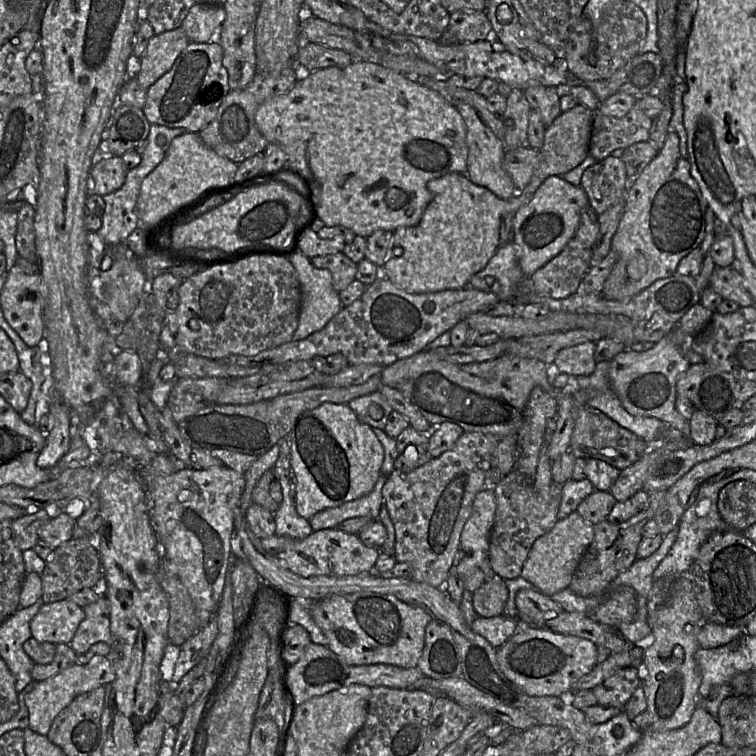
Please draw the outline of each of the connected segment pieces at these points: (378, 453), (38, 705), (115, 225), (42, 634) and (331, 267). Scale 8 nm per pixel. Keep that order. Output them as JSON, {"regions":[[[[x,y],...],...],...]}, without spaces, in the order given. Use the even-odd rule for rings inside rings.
{"regions":[[[[323,403],[307,410],[295,420],[288,435],[291,457],[290,465],[295,474],[295,509],[305,520],[327,508],[339,507],[367,495],[374,488],[384,459],[384,449],[372,428],[359,421],[348,404]]],[[[95,656],[89,663],[75,663],[57,675],[37,682],[25,696],[25,704],[29,711],[28,728],[43,736],[47,736],[57,715],[77,696],[113,682],[116,673],[111,661],[105,656]]],[[[157,124],[150,125],[148,134],[149,145],[142,154],[140,164],[127,171],[125,182],[120,189],[102,196],[105,201],[105,210],[102,215],[102,226],[97,233],[106,245],[115,245],[121,242],[126,242],[129,236],[131,236],[139,227],[139,220],[136,214],[136,202],[140,193],[141,184],[145,177],[164,159],[165,153],[172,140],[185,132],[187,132],[187,130],[184,128],[169,128]],[[159,134],[164,135],[166,138],[166,142],[163,146],[156,143],[156,137]]],[[[70,600],[43,604],[30,622],[30,631],[39,642],[70,644],[84,618],[84,609]]],[[[344,253],[329,254],[310,258],[314,267],[328,269],[332,274],[333,288],[339,293],[356,280],[357,263]]]]}

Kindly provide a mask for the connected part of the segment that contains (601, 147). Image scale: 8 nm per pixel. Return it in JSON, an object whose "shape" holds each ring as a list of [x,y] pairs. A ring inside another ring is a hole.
{"shape":[[[638,99],[632,109],[621,118],[594,112],[589,154],[600,161],[616,149],[649,141],[651,126],[652,119],[642,111]]]}

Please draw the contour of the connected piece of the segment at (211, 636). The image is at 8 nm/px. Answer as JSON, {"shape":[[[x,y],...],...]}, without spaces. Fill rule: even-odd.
{"shape":[[[217,612],[208,623],[195,635],[180,646],[180,653],[175,663],[172,676],[173,684],[178,684],[202,658],[207,656],[218,633]]]}

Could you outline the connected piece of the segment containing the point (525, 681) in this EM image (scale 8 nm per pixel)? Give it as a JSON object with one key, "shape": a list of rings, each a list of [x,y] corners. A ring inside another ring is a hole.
{"shape":[[[524,626],[496,649],[503,674],[529,696],[568,696],[573,684],[597,664],[597,646],[588,639]]]}

